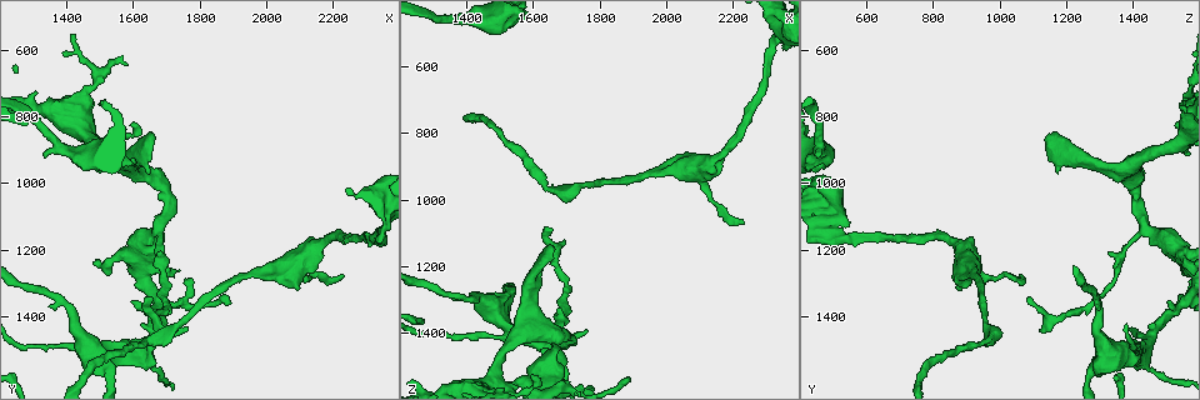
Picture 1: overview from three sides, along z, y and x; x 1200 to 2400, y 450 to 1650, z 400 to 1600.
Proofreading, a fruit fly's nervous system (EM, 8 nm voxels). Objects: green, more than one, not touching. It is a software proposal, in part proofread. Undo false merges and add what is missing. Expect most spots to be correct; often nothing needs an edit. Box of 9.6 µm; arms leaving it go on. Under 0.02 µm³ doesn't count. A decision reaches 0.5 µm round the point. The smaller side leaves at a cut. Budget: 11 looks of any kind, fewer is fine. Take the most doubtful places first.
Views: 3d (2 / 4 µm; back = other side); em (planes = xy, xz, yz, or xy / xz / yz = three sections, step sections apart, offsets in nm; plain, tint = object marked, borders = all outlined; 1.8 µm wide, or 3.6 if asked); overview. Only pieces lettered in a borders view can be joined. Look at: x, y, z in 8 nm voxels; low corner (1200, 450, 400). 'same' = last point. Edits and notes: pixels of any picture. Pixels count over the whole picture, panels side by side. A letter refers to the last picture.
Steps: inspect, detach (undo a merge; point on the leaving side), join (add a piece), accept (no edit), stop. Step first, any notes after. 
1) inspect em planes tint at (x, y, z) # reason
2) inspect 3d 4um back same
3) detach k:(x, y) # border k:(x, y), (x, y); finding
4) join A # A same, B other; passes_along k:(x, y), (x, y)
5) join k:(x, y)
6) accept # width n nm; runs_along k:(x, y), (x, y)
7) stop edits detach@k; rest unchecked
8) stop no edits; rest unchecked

inspect 3d 4um at (1750, 1430, 1400) # tapers out

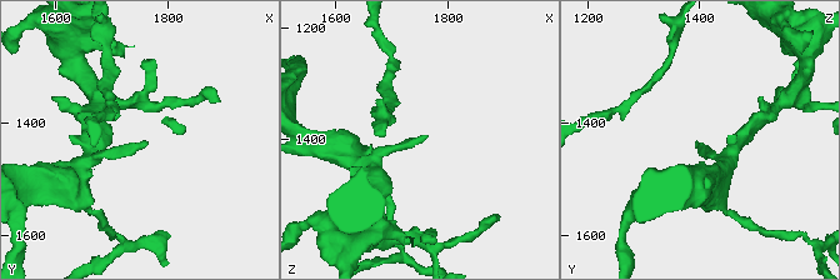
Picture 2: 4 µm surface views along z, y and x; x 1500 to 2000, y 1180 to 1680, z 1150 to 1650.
inspect em planes tint at (1755, 1430, 1390)

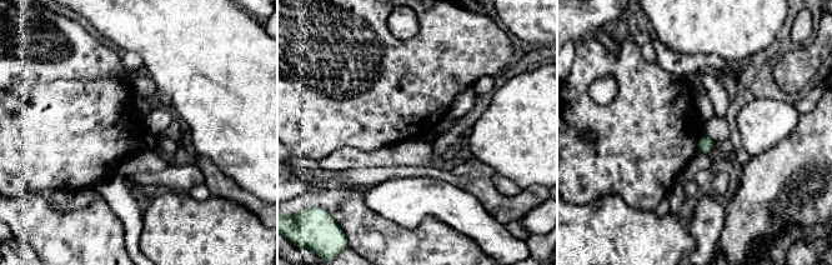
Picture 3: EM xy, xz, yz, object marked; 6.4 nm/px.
inspect em planes borders same # what lies round it

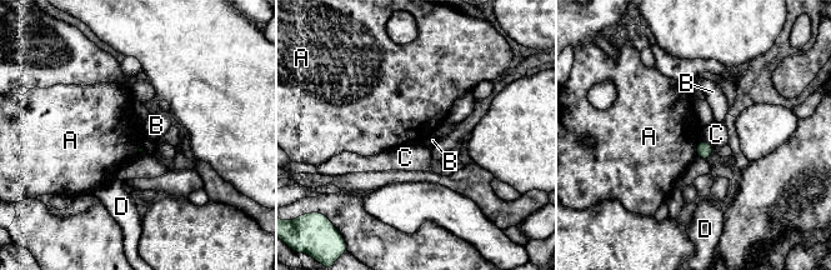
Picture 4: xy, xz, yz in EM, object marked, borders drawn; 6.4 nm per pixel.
accept # A other, B other, C other, D other; border 4:(701, 139), (696, 148), (696, 155); no lettered piece goes on from it

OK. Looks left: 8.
inspect 3d 4um at (1490, 910, 500) # stops while still wide

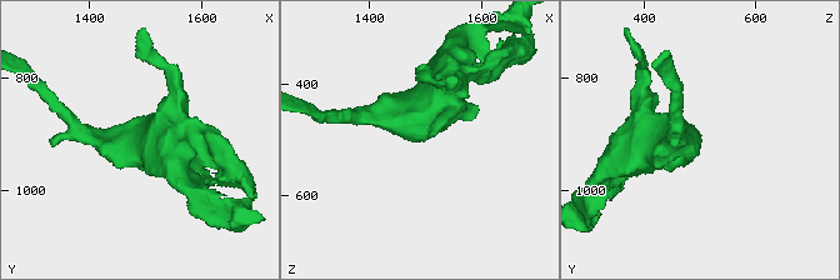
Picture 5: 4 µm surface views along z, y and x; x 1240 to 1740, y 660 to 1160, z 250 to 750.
inspect em xz step 8 borders at (1490, 900, 500)

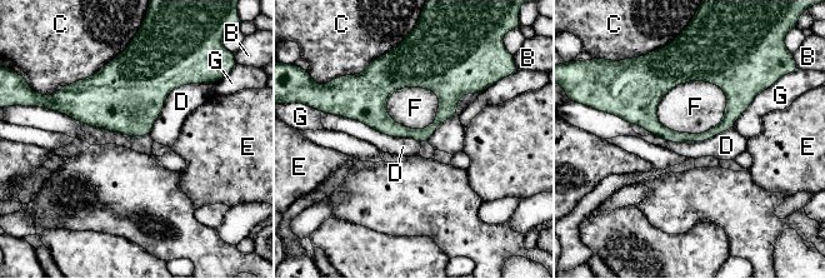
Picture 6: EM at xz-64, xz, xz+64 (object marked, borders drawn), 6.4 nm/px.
accept # B other, C other, D other, E other, F other, G other; border 6:(331, 113), (420, 143); no lettered piece goes on from it

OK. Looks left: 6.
inspect em planes borders at (1690, 1450, 1120) # free end

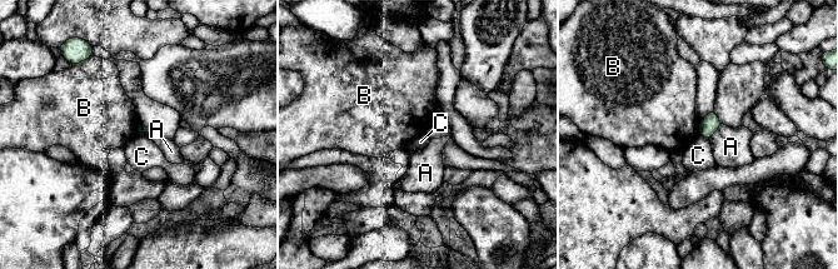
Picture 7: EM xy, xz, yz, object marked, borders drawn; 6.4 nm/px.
accept # A other, B other, C other; border 7:(699, 134), (708, 139); no lettered piece goes on from it

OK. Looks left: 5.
inspect em planes borders at (1590, 1360, 1510) # free end

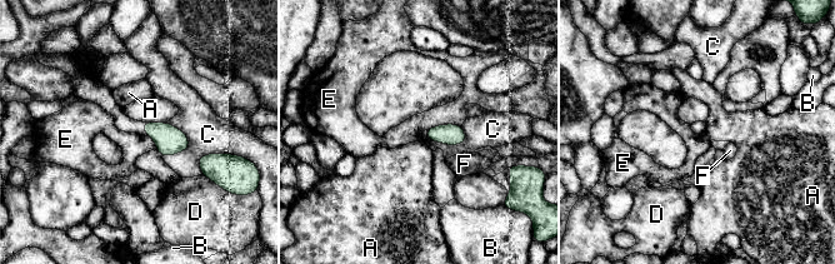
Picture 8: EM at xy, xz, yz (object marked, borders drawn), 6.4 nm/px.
accept # A other, B other, C other, D other, E other, F other; no lettered piece goes on from it

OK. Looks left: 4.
stop no edits; rest unchecked

